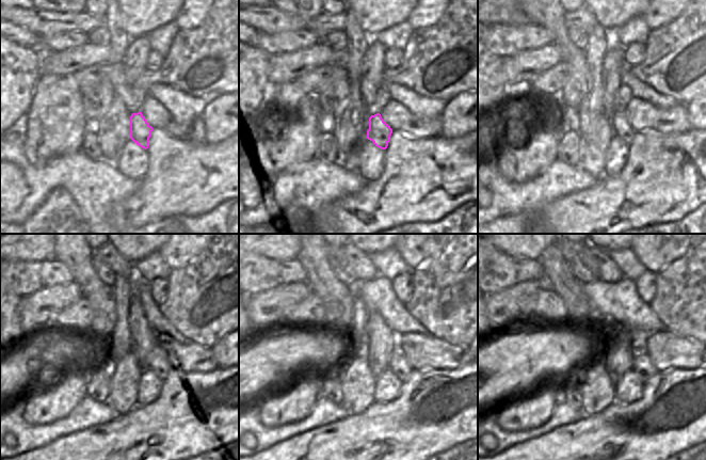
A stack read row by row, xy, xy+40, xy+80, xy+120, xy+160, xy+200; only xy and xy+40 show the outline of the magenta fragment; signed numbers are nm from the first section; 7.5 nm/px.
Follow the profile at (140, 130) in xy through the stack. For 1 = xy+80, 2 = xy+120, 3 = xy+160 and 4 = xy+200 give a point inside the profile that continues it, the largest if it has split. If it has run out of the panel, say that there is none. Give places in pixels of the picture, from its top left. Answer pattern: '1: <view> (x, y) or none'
1: xy+80 (623, 129)
2: xy+120 (157, 361)
3: xy+160 (399, 365)
4: xy+200 (641, 364)

